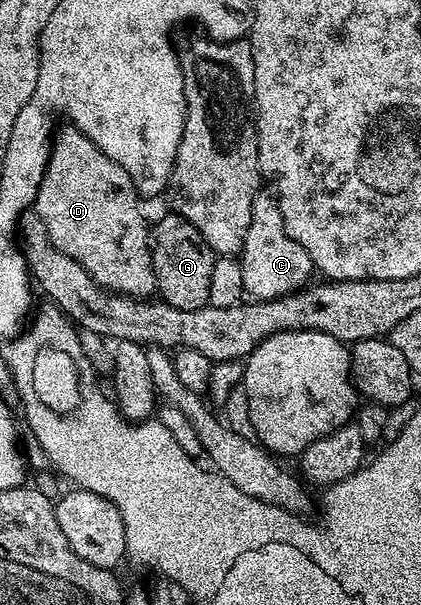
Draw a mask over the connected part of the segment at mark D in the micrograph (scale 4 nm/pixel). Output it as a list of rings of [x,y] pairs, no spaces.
[[[65,124],[65,127],[58,129],[51,139],[51,149],[49,152],[49,166],[45,170],[45,175],[41,181],[41,187],[37,193],[35,203],[35,213],[41,218],[43,224],[46,225],[47,236],[50,242],[59,252],[65,253],[69,257],[73,257],[75,261],[82,266],[93,277],[94,281],[110,292],[116,292],[122,295],[128,295],[131,298],[148,299],[150,296],[157,294],[157,281],[155,280],[155,272],[153,271],[153,252],[151,249],[151,230],[145,226],[145,218],[141,215],[141,210],[137,207],[139,203],[139,195],[137,189],[133,186],[131,176],[123,168],[119,168],[119,164],[115,164],[115,160],[111,160],[111,156],[107,156],[100,148],[97,147],[92,140],[83,132],[79,132],[76,126]]]

